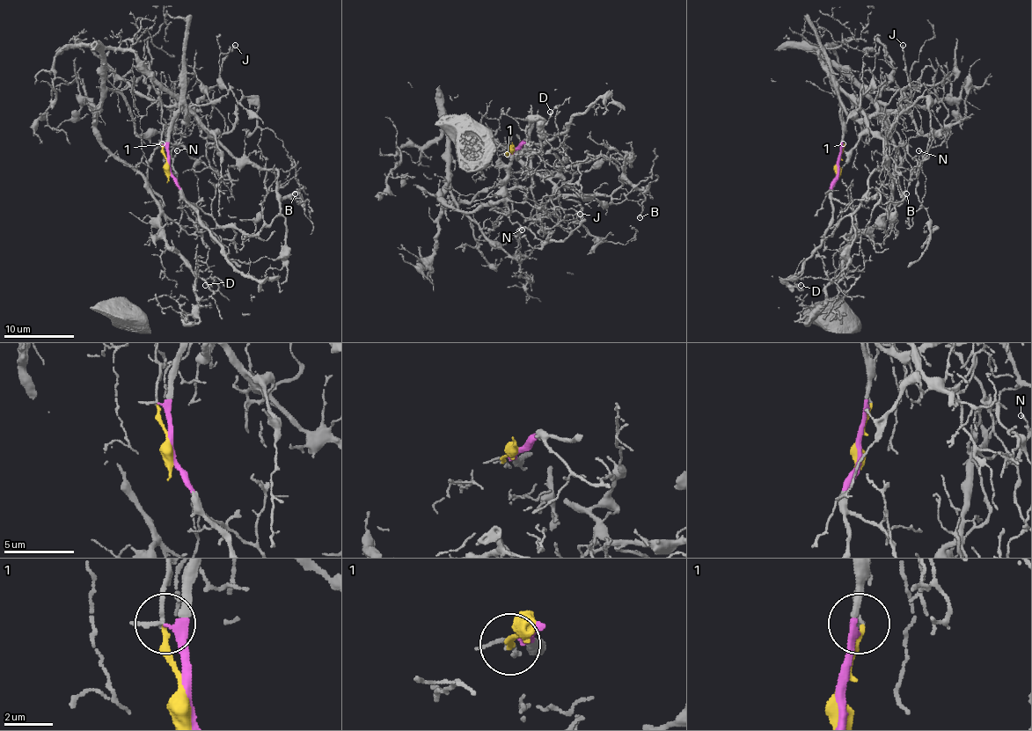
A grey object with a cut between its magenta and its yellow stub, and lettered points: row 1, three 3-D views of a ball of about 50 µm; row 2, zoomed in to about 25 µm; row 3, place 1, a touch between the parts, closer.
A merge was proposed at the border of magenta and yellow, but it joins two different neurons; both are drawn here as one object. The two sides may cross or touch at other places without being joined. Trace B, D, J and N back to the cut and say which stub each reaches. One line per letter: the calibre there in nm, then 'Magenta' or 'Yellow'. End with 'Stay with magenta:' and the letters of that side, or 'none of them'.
B: Thickness 130 nm. Yellow
D: Thickness 80 nm. Yellow
J: Thickness 160 nm. Magenta
N: Thickness 150 nm. Magenta
Stay with magenta: J, N

